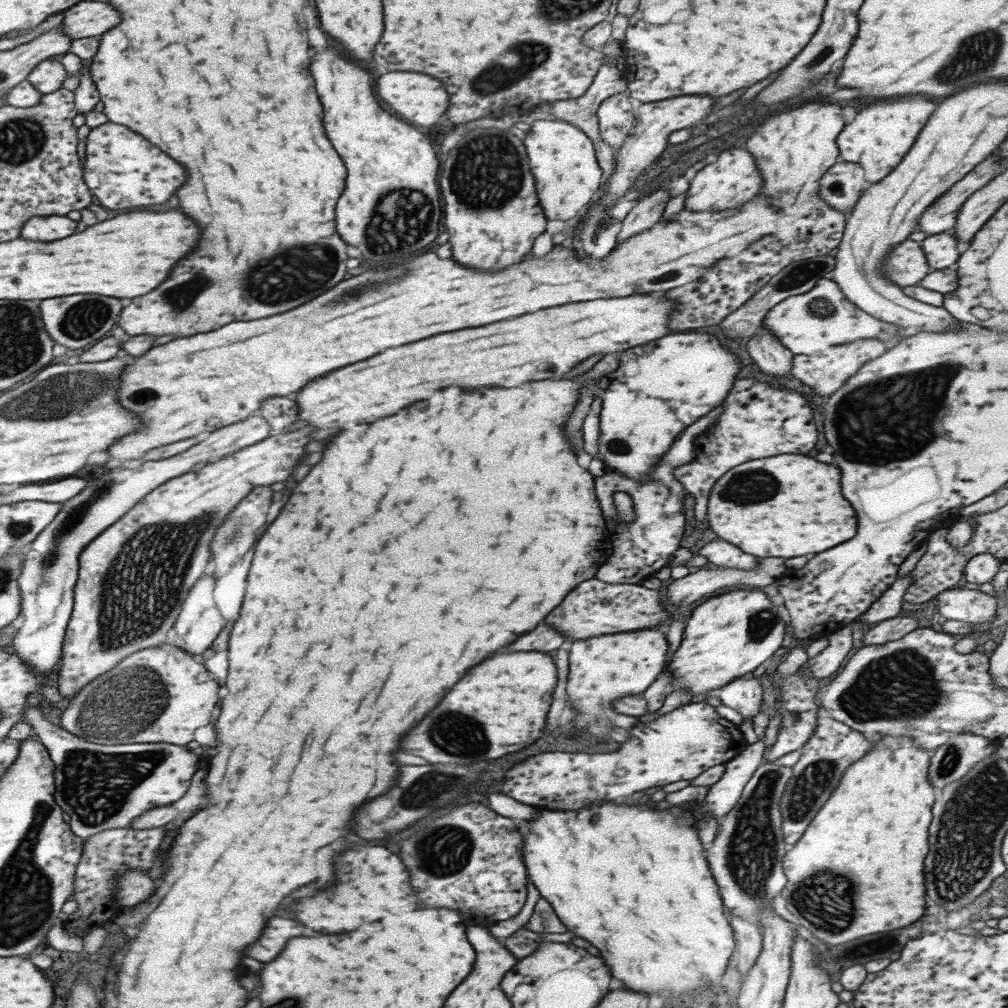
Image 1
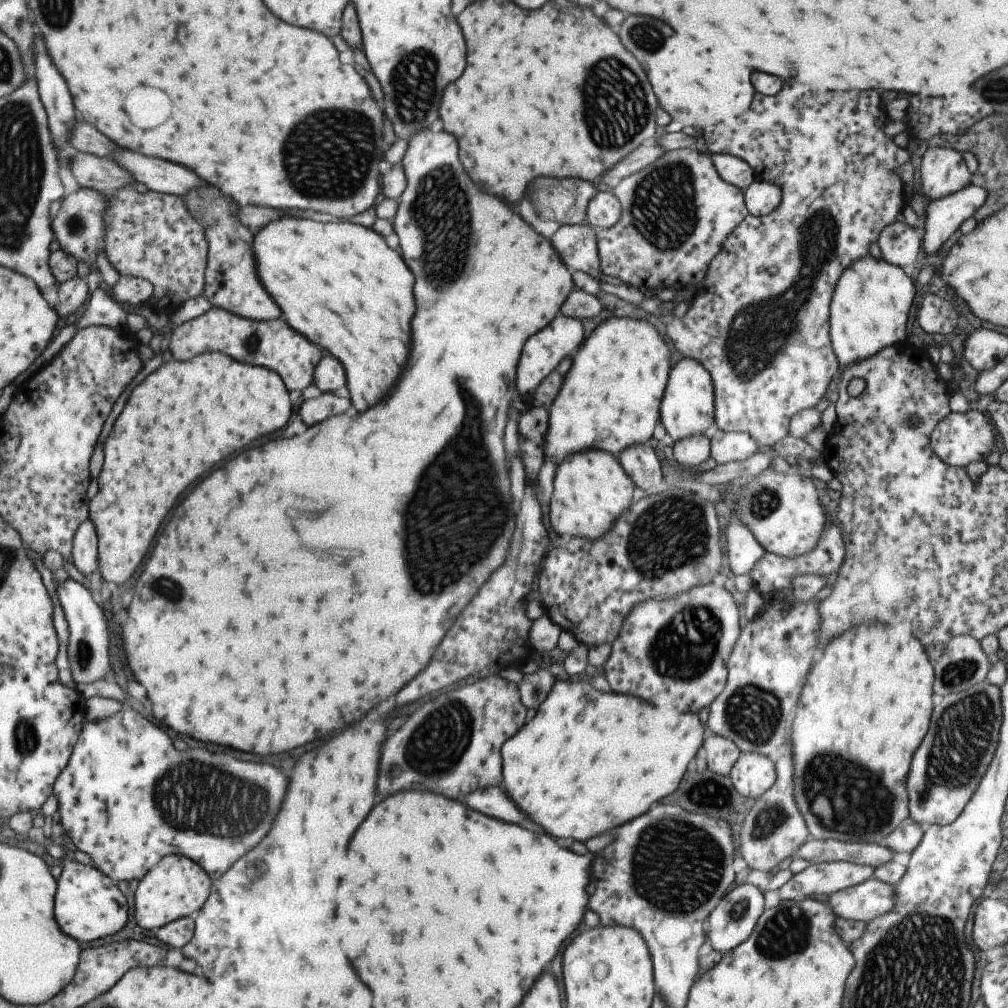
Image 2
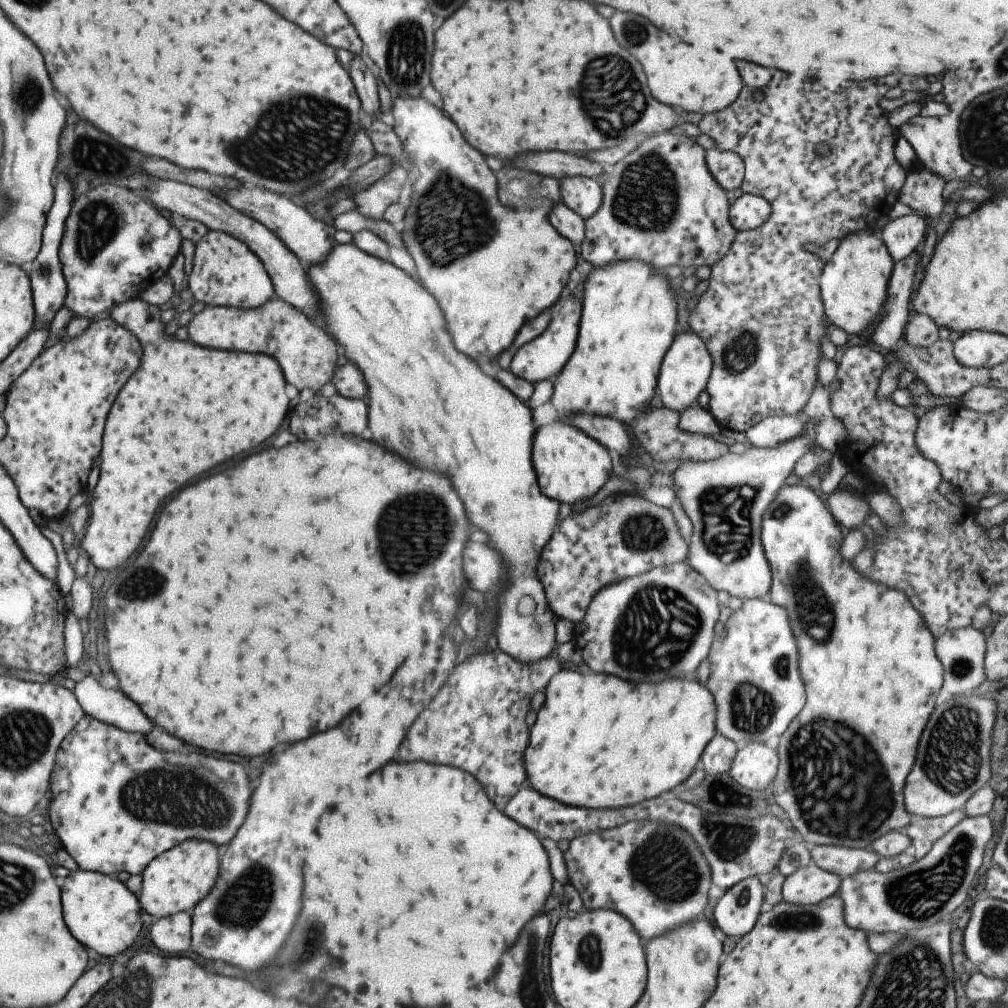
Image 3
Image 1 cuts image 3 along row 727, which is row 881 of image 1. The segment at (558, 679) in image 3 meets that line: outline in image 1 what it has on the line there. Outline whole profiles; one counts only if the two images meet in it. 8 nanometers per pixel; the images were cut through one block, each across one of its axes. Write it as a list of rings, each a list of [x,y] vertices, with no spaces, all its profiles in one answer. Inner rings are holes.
[[[601,802],[601,804],[591,804],[585,806],[577,812],[559,812],[559,810],[541,810],[539,816],[529,822],[529,832],[525,834],[525,842],[523,842],[523,864],[527,868],[527,876],[533,882],[533,886],[537,886],[539,896],[545,898],[553,912],[557,914],[557,918],[565,924],[565,928],[575,934],[577,938],[587,940],[591,946],[595,946],[599,950],[599,956],[603,958],[605,966],[611,968],[609,974],[611,978],[619,980],[621,984],[625,984],[625,990],[633,990],[639,994],[661,994],[667,990],[667,998],[679,998],[679,996],[691,996],[695,994],[695,990],[709,988],[709,986],[717,986],[717,982],[721,982],[731,956],[735,952],[735,932],[729,924],[729,918],[725,916],[725,906],[723,900],[719,896],[719,886],[713,880],[713,874],[709,872],[709,864],[705,858],[705,850],[699,844],[697,832],[695,828],[689,826],[689,820],[701,820],[703,814],[701,810],[691,810],[689,814],[673,814],[673,812],[657,812],[645,806],[637,806],[637,808],[625,808],[625,806],[613,806],[609,802]]]

